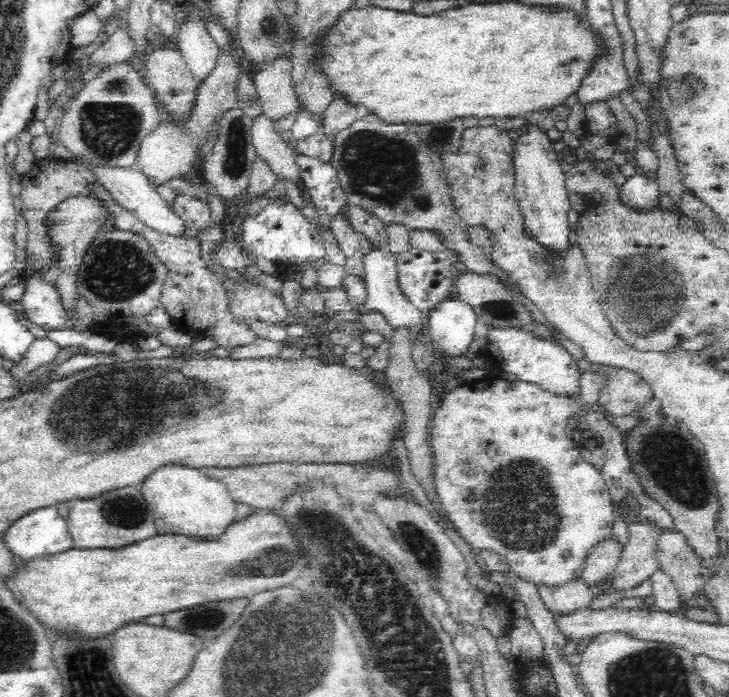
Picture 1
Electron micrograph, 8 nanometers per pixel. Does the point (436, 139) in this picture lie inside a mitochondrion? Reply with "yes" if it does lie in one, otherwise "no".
yes

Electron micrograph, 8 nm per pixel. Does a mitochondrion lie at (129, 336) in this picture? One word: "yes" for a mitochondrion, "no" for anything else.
no

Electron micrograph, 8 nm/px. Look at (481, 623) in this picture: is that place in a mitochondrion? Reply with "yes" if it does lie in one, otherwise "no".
no

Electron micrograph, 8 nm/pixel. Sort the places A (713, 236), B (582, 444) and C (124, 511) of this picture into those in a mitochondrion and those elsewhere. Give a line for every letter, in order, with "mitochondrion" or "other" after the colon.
A: other
B: other
C: mitochondrion

